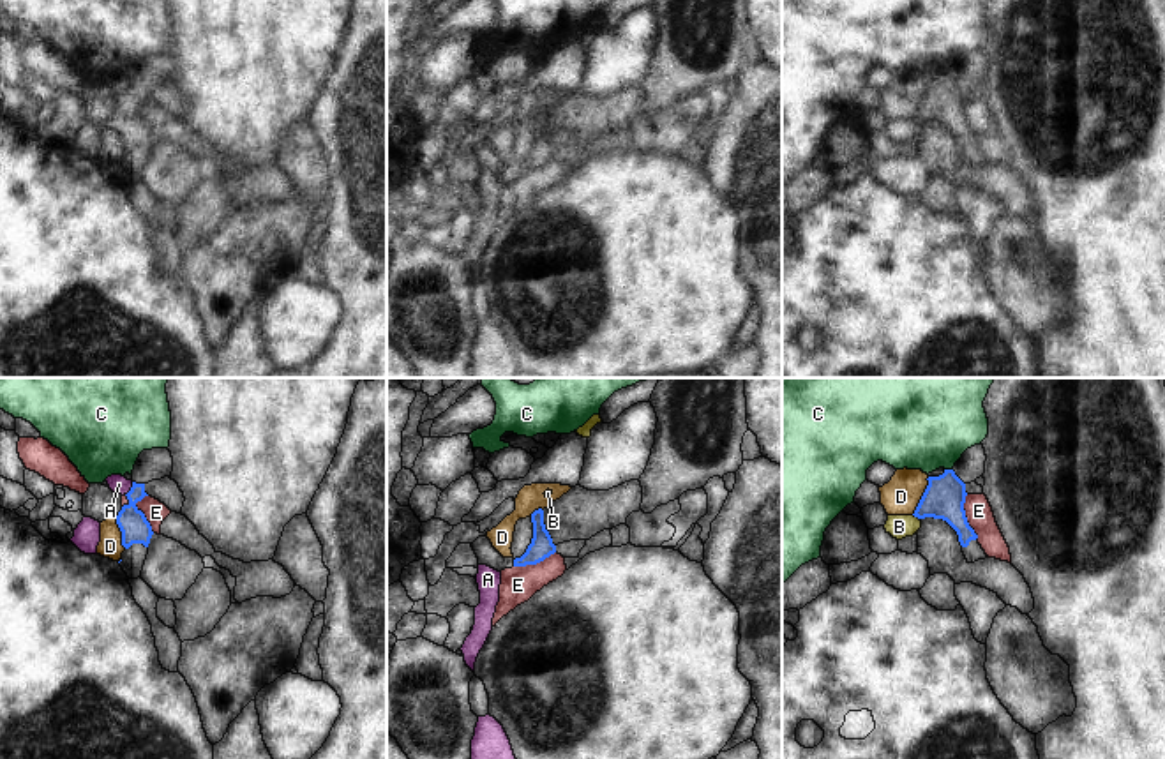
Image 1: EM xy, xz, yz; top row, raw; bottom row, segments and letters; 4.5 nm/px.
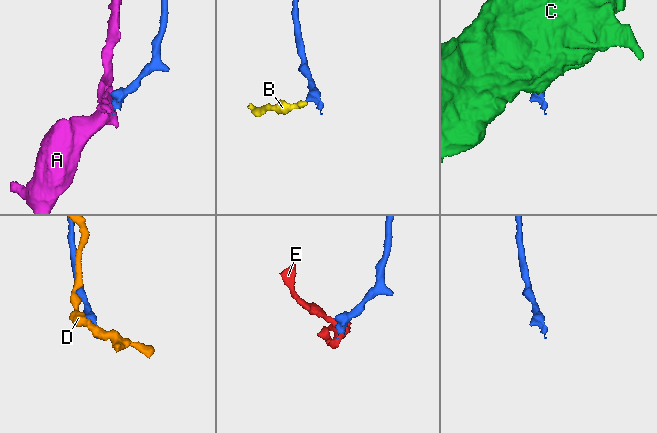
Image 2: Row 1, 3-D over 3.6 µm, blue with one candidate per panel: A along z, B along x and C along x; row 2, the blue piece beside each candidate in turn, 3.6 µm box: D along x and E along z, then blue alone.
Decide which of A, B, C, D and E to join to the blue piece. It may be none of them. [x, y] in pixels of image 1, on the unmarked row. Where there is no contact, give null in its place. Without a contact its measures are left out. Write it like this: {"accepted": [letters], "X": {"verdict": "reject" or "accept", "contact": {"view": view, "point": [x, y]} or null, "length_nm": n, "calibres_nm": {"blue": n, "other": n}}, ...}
{"accepted": ["B"], "A": {"verdict": "reject", "contact": {"view": "xy", "point": [131, 94]}, "length_nm": 70, "calibres_nm": {"blue": 130, "other": 80}}, "B": {"verdict": "accept", "contact": {"view": "yz", "point": [916, 120]}, "length_nm": 40, "calibres_nm": {"blue": 190, "other": 110}}, "C": {"verdict": "reject", "contact": {"view": "yz", "point": [948, 75]}, "length_nm": 40, "calibres_nm": {"blue": 190, "other": 340}}, "D": {"verdict": "reject", "contact": {"view": "yz", "point": [922, 101]}, "length_nm": 190, "calibres_nm": {"blue": 190, "other": 170}}, "E": {"verdict": "reject", "contact": {"view": "yz", "point": [966, 122]}, "length_nm": 220, "calibres_nm": {"blue": 190, "other": 120}}}

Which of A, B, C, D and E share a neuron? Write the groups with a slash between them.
A / B / C / D / E

